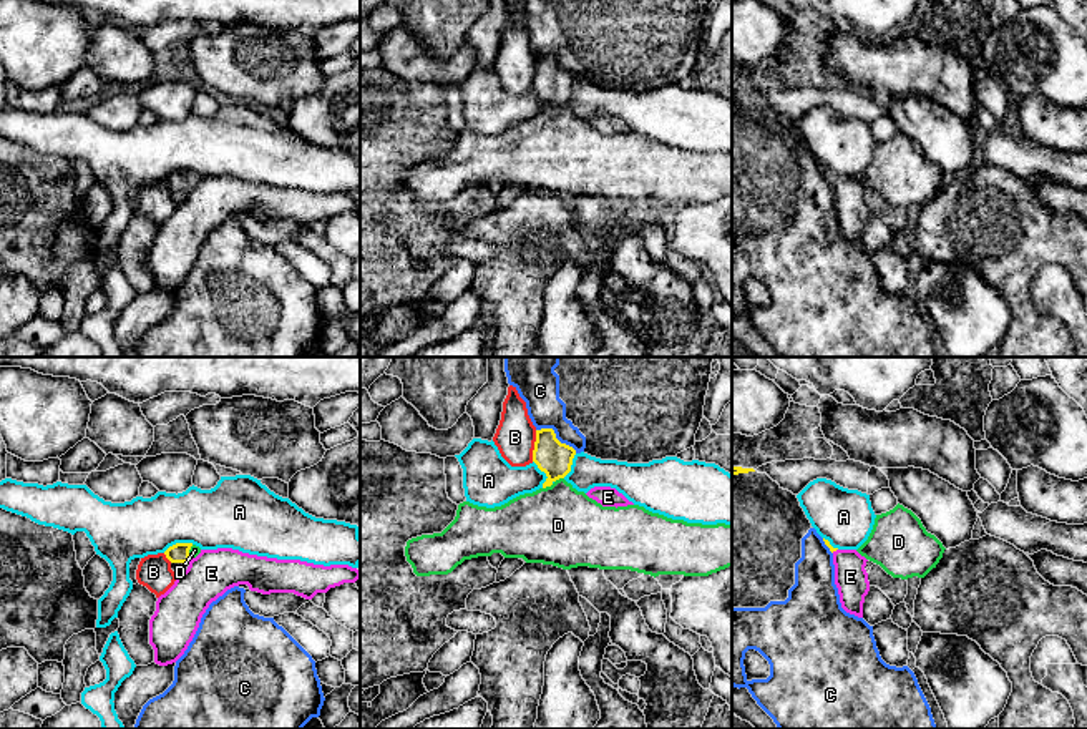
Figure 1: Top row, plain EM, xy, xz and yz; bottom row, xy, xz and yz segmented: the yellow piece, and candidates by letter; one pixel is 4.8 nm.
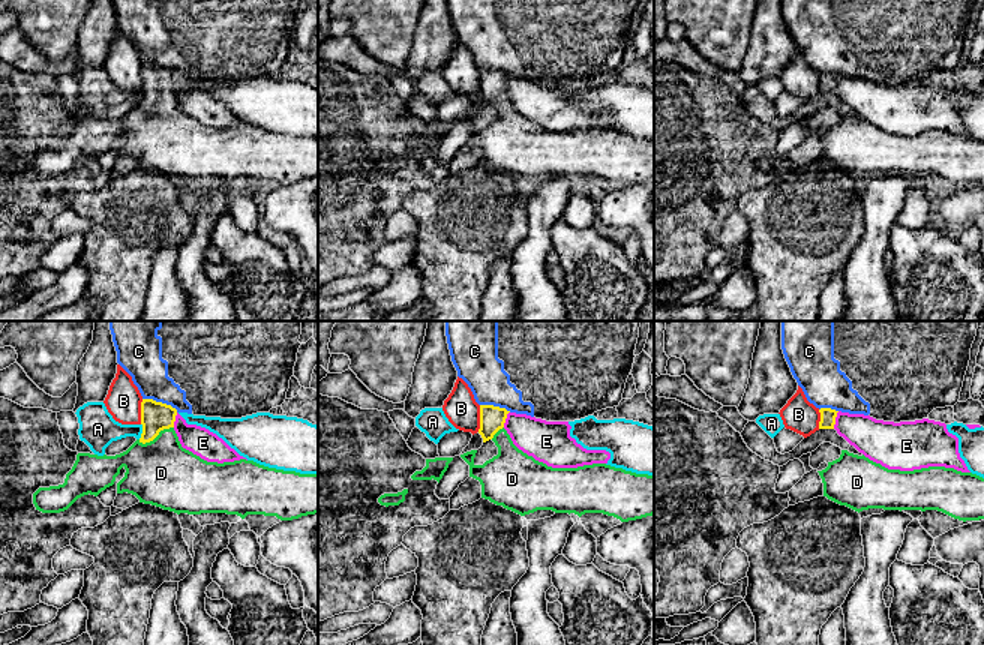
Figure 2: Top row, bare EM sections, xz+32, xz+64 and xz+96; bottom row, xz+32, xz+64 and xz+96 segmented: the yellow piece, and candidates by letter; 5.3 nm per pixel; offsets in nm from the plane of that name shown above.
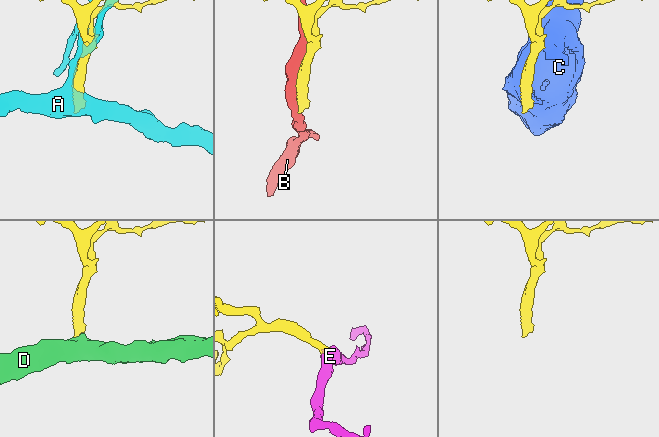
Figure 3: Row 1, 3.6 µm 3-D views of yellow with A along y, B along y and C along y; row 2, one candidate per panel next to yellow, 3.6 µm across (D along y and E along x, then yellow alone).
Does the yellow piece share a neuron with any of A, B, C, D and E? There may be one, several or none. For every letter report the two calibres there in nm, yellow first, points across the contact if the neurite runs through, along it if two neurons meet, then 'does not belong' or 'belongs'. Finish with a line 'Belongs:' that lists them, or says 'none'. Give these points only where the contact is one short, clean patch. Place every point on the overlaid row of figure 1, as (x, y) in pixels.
A: 100 nm thick on the yellow side, 300 nm on the other; does not belong
B: 170 nm thick on the yellow side, 200 nm on the other; does not belong
C: 170 nm thick on the yellow side, 190 nm on the other; does not belong
D: 170 nm thick on the yellow side, 380 nm on the other; runs through xz (555, 459), (551, 484), (558, 525); belongs
E: 20 nm thick on the yellow side, 160 nm on the other; border along yz (837, 548), (832, 552); does not belong
Belongs: D

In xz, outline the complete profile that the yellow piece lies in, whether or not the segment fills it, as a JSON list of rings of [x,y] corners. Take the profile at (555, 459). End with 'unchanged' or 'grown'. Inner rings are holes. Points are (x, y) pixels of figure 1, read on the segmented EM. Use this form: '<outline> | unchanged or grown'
[[[553,428],[536,430],[533,462],[548,477],[543,487],[495,508],[460,503],[455,520],[441,533],[407,541],[405,556],[413,573],[417,576],[448,575],[465,560],[493,553],[563,570],[578,566],[631,570],[654,578],[659,575],[709,576],[732,566],[732,525],[687,523],[639,505],[602,506],[564,480],[574,455],[576,450],[561,443]]] | grown

